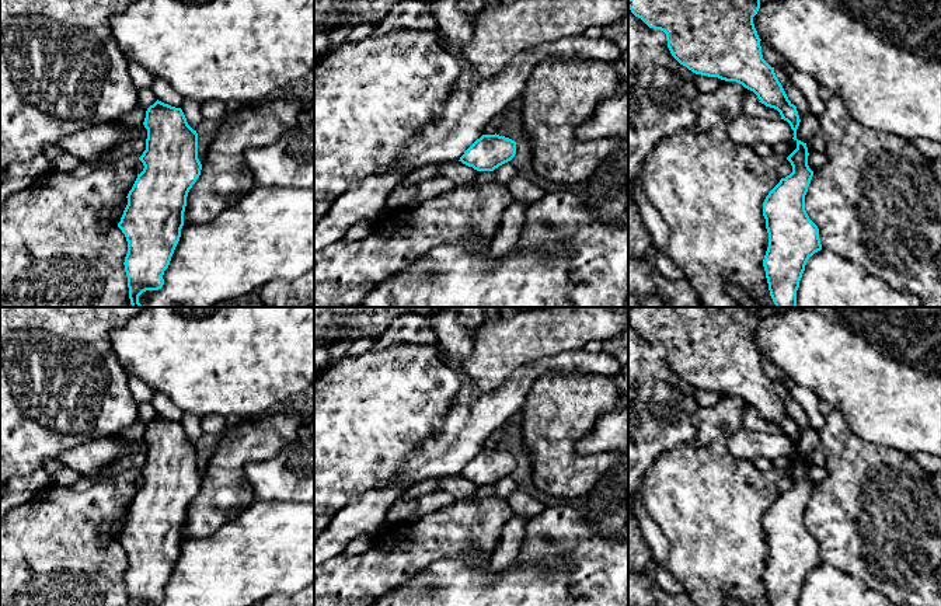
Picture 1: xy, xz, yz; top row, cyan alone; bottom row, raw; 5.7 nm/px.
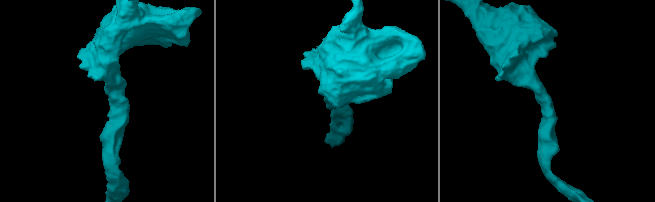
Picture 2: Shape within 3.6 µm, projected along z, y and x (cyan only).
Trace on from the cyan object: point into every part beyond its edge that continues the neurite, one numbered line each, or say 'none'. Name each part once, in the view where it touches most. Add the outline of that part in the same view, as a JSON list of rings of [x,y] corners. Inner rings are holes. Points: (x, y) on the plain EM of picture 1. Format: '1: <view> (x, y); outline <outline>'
none

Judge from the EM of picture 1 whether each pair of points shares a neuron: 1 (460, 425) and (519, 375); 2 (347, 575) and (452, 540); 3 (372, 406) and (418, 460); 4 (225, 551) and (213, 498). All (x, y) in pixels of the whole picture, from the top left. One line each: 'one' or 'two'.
1: one
2: one
3: two
4: two

